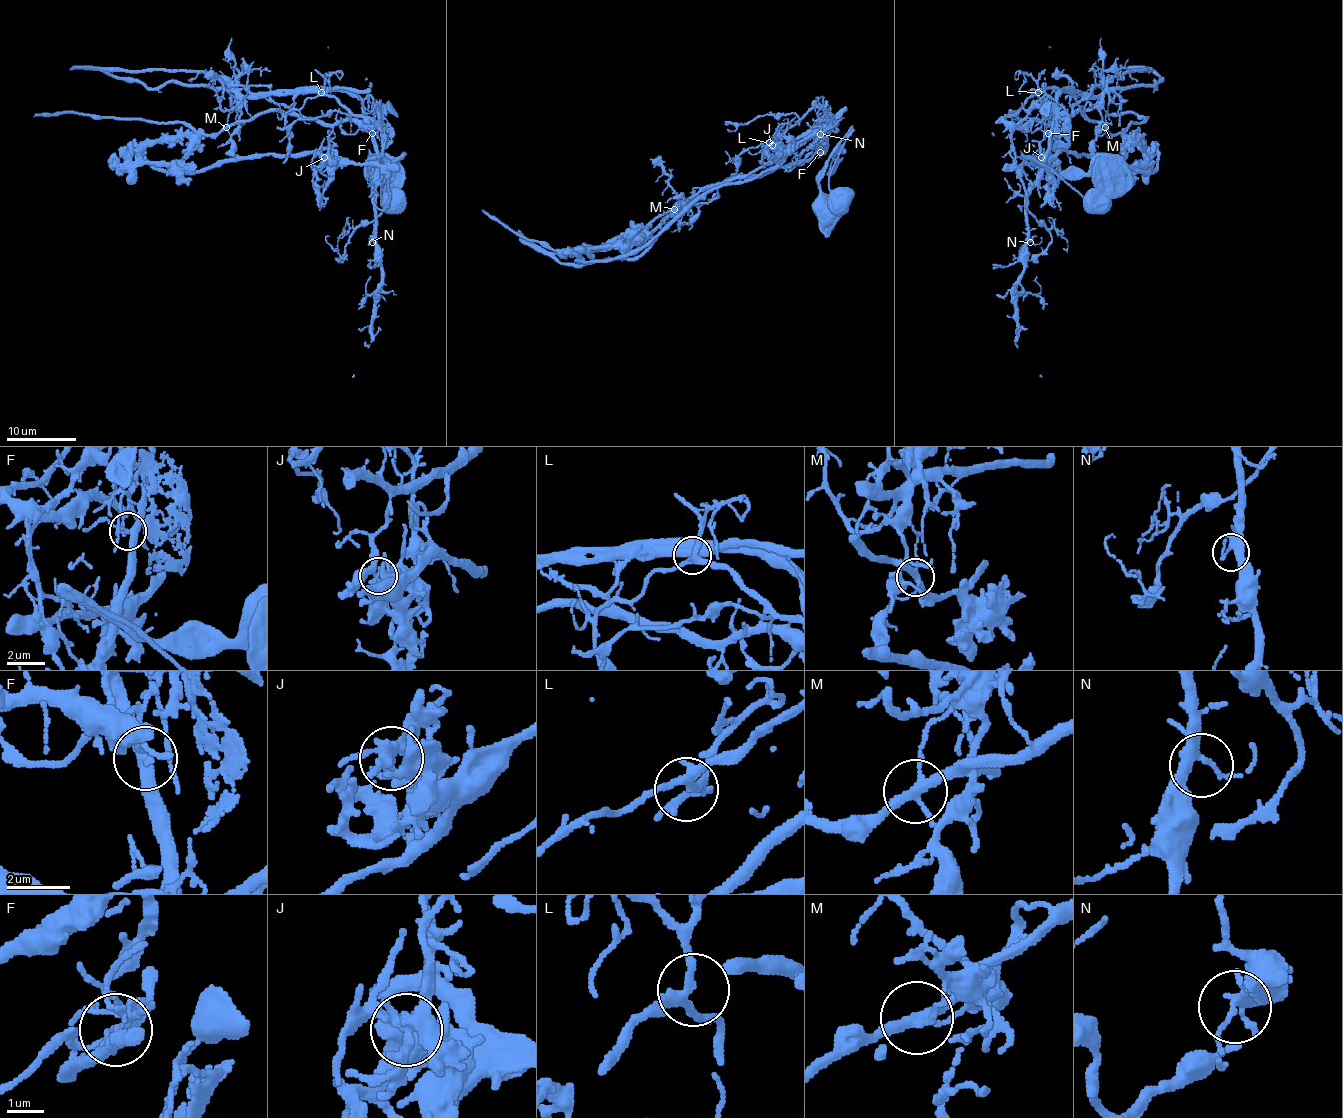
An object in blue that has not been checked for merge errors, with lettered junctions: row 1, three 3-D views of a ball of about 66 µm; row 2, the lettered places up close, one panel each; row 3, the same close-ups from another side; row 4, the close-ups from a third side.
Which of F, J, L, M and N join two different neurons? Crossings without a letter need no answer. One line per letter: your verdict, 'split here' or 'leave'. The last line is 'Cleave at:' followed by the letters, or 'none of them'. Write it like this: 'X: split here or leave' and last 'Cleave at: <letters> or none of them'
F: split here
J: split here
L: leave
M: split here
N: leave
Cleave at: F, J, M

